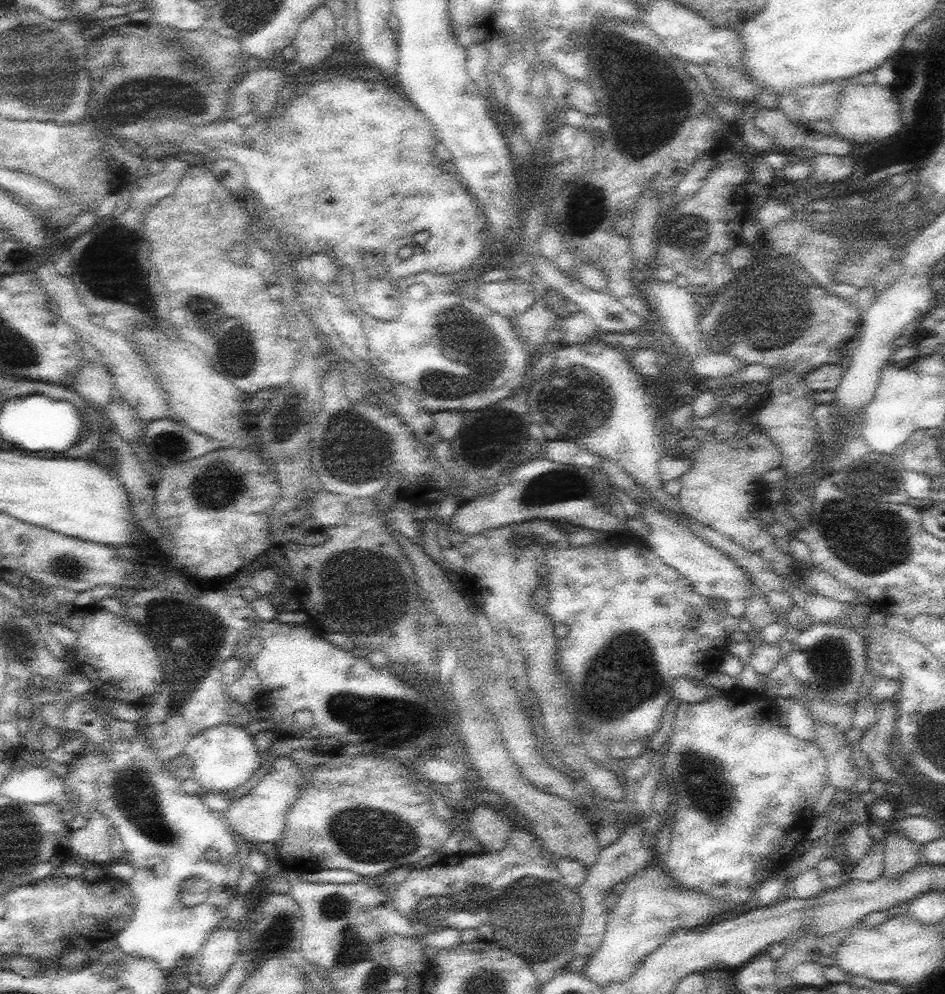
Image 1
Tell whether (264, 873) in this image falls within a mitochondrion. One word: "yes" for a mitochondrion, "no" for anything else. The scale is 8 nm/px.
no

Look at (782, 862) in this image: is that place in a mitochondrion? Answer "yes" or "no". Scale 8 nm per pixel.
no

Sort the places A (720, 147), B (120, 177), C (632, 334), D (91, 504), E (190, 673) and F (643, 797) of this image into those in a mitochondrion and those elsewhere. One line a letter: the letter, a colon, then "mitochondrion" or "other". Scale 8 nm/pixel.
A: other
B: other
C: other
D: other
E: mitochondrion
F: other

